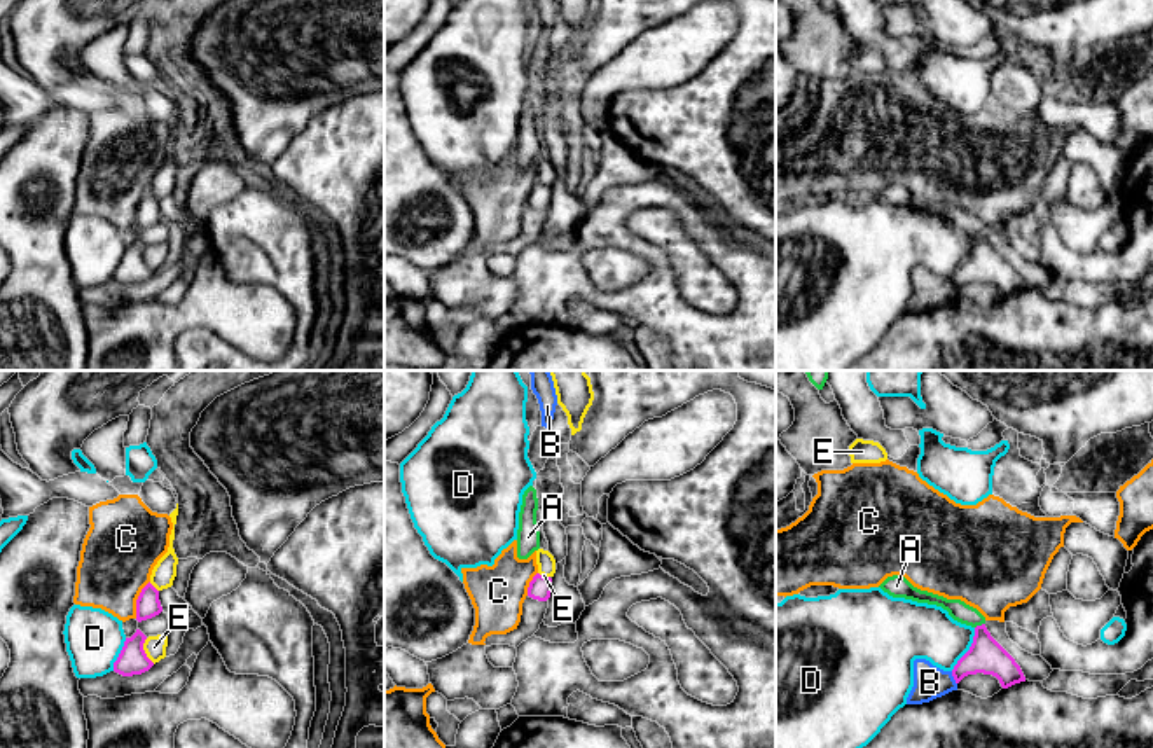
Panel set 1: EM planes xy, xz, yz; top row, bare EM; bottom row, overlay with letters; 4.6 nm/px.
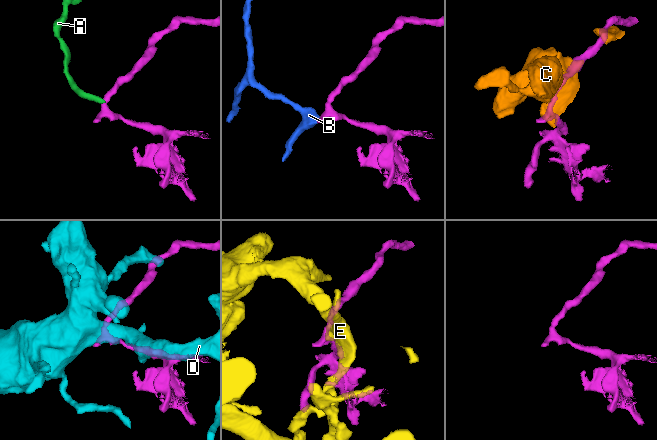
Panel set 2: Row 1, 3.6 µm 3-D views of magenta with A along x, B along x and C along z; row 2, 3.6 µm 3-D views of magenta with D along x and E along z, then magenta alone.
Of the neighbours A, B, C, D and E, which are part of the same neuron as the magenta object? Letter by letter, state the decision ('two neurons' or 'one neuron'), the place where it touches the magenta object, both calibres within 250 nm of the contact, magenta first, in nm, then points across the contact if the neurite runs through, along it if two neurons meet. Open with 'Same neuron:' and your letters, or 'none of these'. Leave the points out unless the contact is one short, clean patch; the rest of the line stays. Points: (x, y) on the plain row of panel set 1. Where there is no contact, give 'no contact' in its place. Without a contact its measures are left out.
Same neuron: none of these
A: two neurons | yz (979, 235) | 160/90 nm | along yz (984, 231), (975, 236)
B: two neurons | yz (954, 287) | 160/160 nm | along yz (951, 280), (956, 292)
C: two neurons | xy (137, 208) | 110/340 nm
D: two neurons | yz (970, 257) | 160/260 nm
E: two neurons | xy (144, 259) | 130/100 nm

